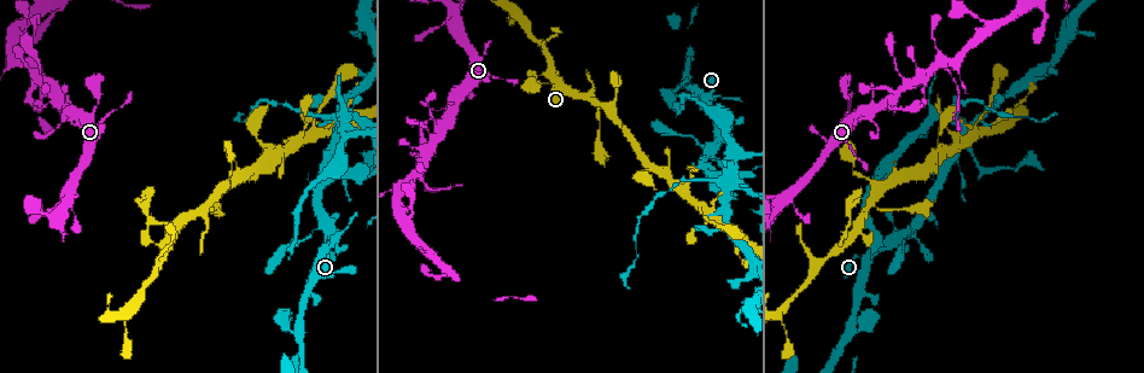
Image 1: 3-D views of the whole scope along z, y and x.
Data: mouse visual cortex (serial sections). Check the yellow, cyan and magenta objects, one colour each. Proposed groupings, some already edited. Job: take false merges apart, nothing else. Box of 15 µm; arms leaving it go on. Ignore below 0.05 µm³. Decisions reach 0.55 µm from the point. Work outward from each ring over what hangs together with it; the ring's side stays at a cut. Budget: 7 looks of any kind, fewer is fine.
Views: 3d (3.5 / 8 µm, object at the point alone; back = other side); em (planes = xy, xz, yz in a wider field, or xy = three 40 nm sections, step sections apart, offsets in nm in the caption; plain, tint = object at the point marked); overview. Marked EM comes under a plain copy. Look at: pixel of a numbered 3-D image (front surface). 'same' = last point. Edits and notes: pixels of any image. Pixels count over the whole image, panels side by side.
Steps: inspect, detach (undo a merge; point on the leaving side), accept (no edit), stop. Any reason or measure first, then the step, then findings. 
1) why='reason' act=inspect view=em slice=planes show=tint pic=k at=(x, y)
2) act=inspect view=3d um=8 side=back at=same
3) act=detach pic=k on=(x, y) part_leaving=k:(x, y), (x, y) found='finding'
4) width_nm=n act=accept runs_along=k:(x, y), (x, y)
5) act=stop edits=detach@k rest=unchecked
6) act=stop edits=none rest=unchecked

why='sudden change in width' act=inspect view=3d um=8 pic=1 at=(351, 172)

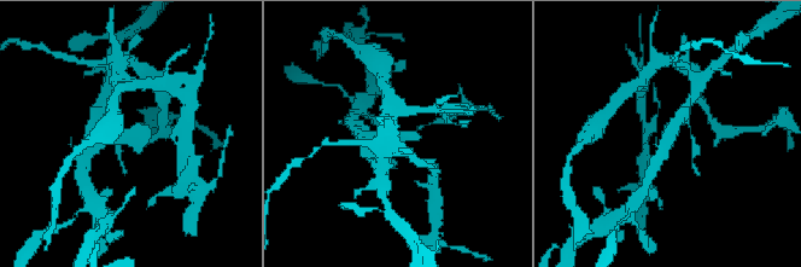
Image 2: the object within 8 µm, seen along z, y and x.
why='closer look' act=inspect view=3d um=3.5 pic=2 at=(125, 135)

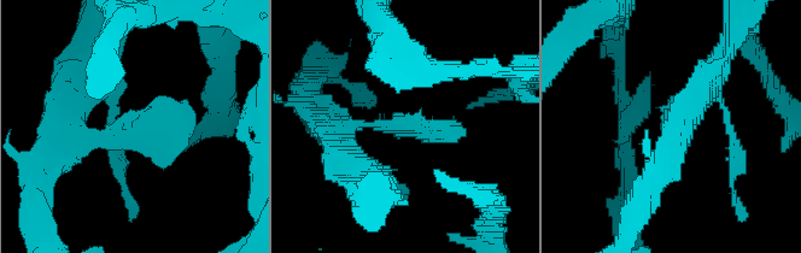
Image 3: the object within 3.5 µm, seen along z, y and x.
why='need the tissue' act=inspect view=em slice=xy step=5 show=tint pic=3 at=(408, 128)

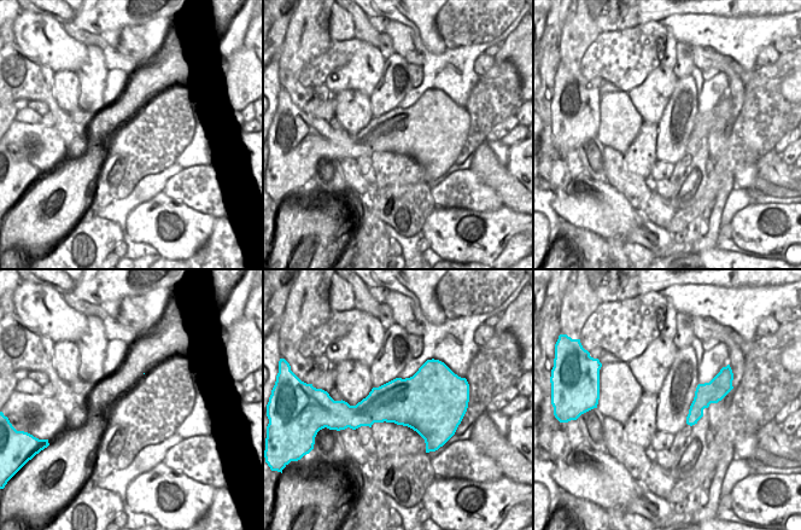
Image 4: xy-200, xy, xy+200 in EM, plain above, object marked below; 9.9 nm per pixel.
width_nm=550 act=accept runs_along=3:(323, 129), (368, 123), (457, 139) found='one cell here'

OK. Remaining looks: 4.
why='thick turns thin' act=inspect view=3d um=3.5 pic=1 at=(345, 99)

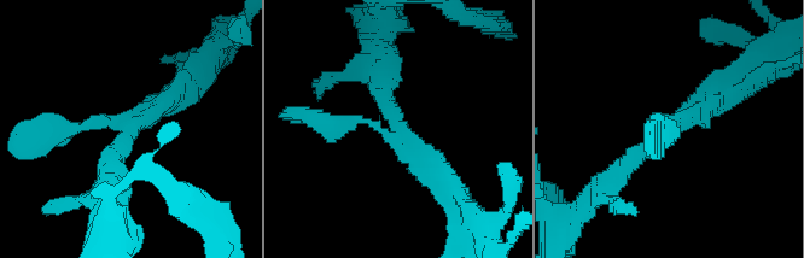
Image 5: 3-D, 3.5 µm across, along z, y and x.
arms=3 arm_widths_nm=200,300,300 why='shape alone is not enough' act=inspect view=em slice=xy step=2 show=tint pic=5 at=(399, 130)

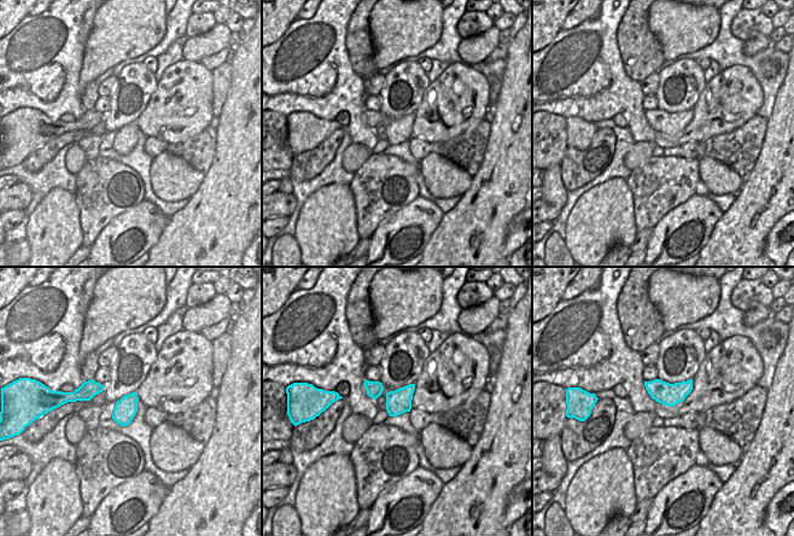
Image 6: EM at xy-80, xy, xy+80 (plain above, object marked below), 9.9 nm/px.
width_nm=240 act=accept runs_along=5:(613, 180), (675, 123), (724, 94) found='all the same cell'

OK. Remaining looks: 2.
why='thick turns thin' act=inspect view=3d um=3.5 pic=1 at=(147, 216)

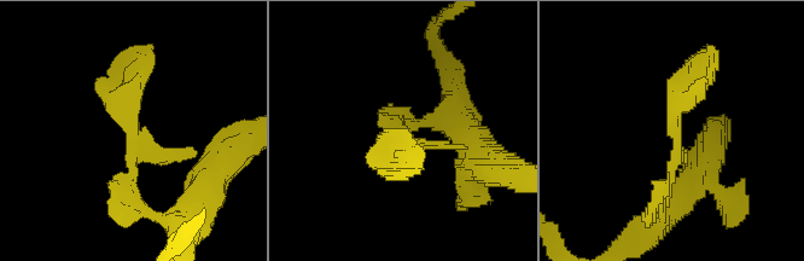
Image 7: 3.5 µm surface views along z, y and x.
why='need the tissue' act=inspect view=em slice=xy step=1 show=tint pic=7 at=(679, 141)

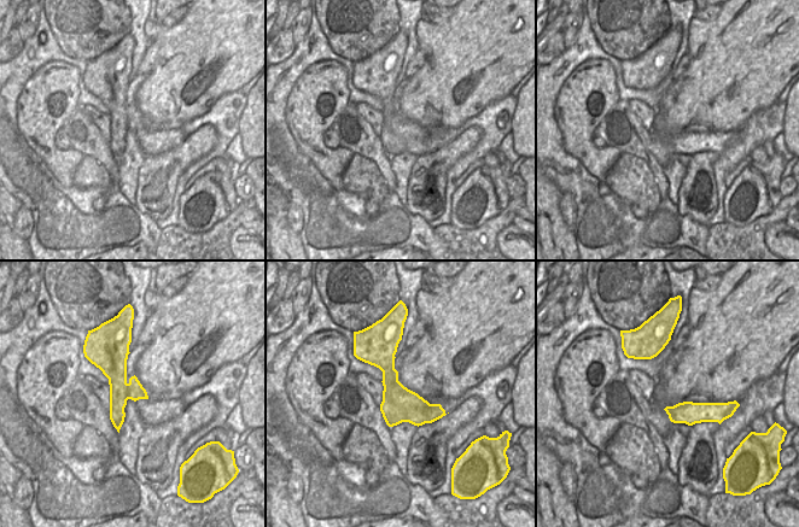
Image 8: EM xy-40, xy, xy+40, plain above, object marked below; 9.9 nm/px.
act=accept runs_along=8:(123, 344), (117, 353), (117, 425) found='continuous, no second cell'

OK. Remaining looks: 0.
act=stop edits=none rest=unchecked

